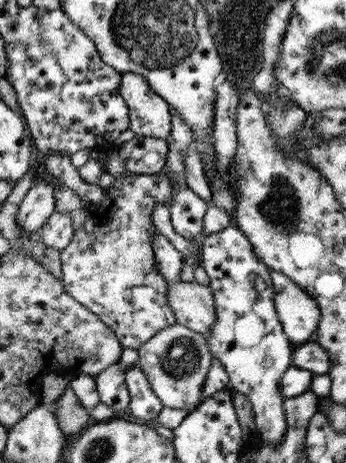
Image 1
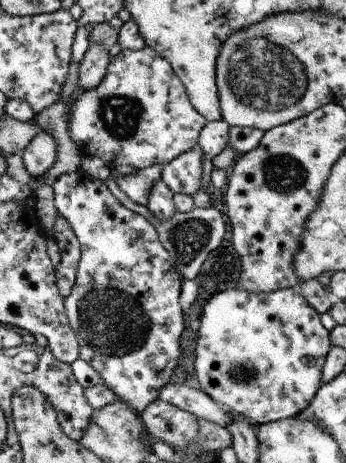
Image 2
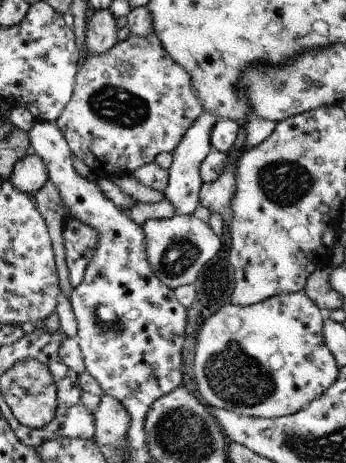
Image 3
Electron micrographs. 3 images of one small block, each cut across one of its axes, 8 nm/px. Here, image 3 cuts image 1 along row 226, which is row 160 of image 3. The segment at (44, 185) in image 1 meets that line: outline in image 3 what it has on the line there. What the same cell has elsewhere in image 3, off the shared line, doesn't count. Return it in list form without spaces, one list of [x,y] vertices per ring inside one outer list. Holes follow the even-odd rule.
[[[25,152],[19,156],[19,162],[15,162],[7,182],[11,182],[23,194],[37,194],[47,180],[49,172],[43,160],[31,152]]]

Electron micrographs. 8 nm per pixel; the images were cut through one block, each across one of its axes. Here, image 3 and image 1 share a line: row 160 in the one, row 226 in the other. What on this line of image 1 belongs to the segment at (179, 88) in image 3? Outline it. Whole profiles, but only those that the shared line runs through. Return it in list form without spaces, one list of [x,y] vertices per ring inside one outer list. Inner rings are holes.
[[[163,166],[157,174],[123,174],[115,178],[113,190],[105,192],[99,204],[85,204],[87,220],[71,238],[71,246],[59,254],[61,258],[61,282],[65,286],[65,294],[83,304],[89,312],[97,314],[119,338],[123,348],[139,350],[145,342],[149,342],[159,330],[167,326],[175,326],[175,314],[169,302],[169,286],[163,276],[155,270],[155,226],[153,226],[153,210],[159,204],[171,206],[175,194],[177,178]]]

